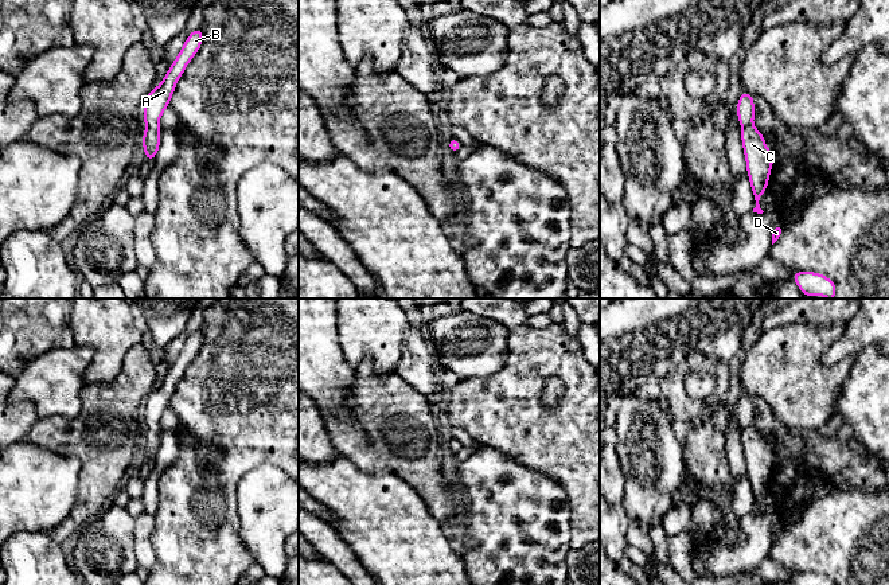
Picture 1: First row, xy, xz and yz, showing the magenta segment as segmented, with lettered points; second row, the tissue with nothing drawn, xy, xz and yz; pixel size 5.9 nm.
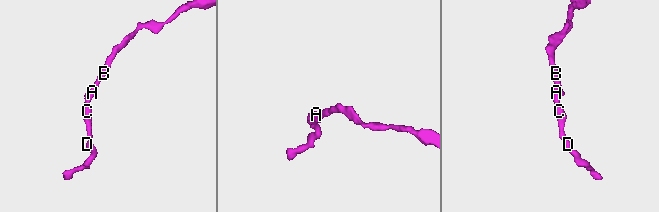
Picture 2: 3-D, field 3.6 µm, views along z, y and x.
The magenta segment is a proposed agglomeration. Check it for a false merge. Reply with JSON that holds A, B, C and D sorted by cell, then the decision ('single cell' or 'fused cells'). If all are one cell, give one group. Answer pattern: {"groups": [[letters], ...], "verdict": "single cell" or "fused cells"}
{"groups": [["A", "B", "C", "D"]], "verdict": "single cell"}

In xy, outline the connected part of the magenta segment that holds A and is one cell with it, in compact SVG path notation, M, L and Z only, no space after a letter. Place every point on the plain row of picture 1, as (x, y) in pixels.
M202 328L192 332L184 347L182 348L178 359L171 366L163 383L155 389L153 393L148 394L144 401L144 424L147 426L145 434L143 436L143 446L145 452L145 460L153 461L160 448L160 426L159 421L169 406L169 401L175 393L176 383L184 374L186 367L195 358L202 347L203 332Z

